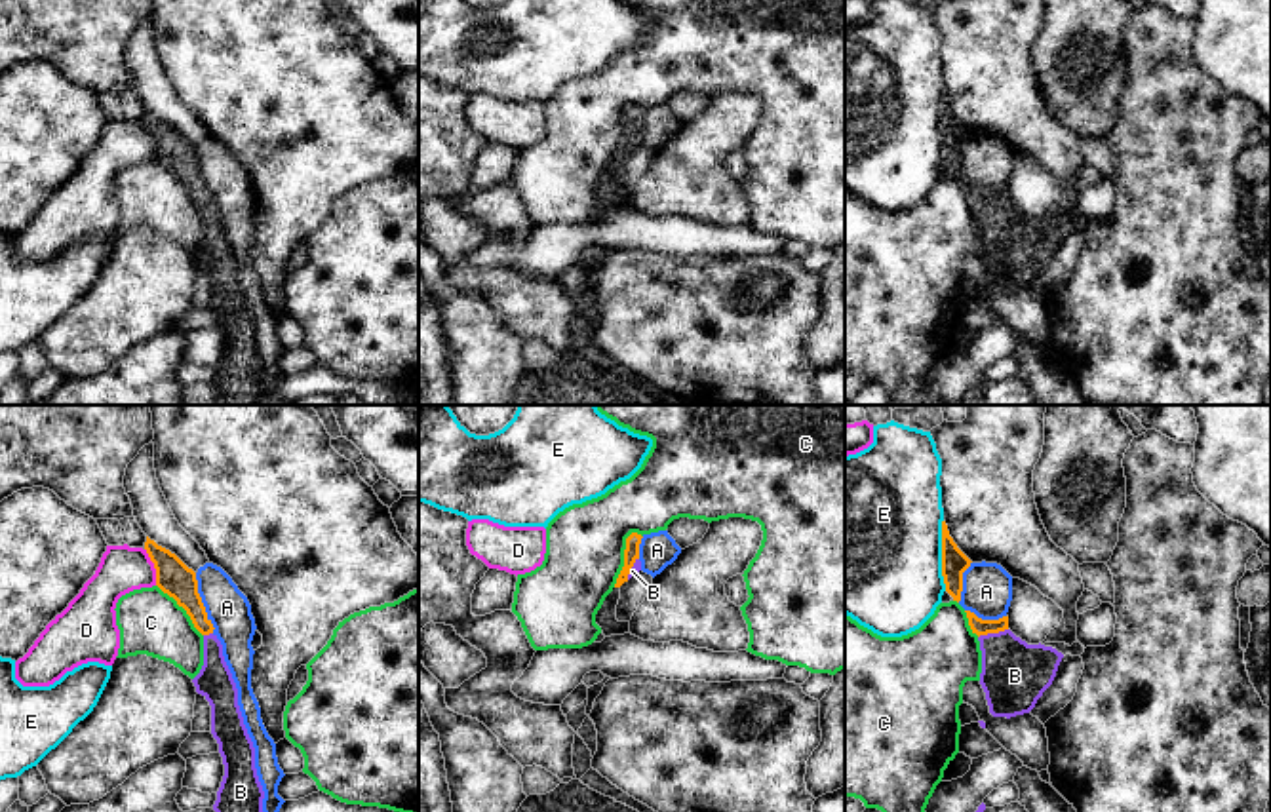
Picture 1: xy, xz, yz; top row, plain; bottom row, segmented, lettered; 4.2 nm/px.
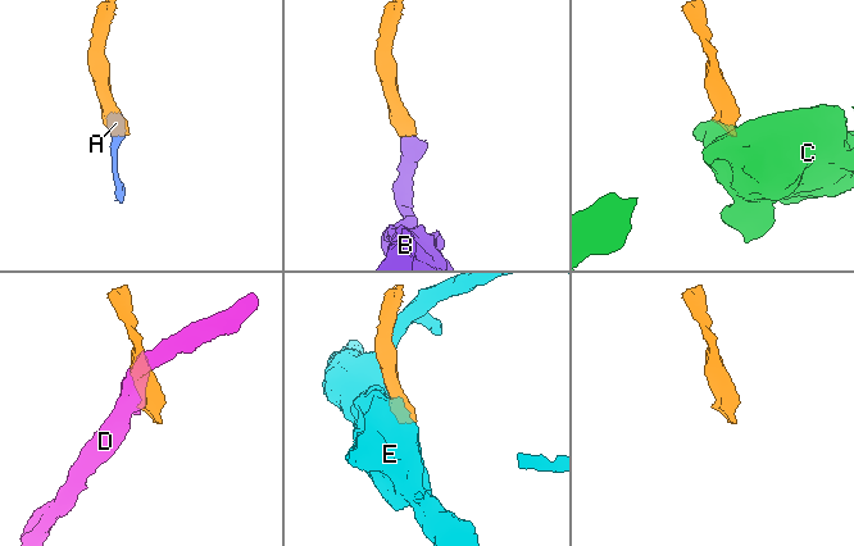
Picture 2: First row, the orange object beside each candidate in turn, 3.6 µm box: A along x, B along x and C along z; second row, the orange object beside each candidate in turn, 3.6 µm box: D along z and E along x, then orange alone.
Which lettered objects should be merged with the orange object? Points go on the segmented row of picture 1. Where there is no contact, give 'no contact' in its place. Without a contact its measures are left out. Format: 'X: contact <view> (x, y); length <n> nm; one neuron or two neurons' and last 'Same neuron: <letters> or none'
A: contact xy (202, 603); length 260 nm; two neurons
B: contact yz (992, 632); length 130 nm; one neuron
C: contact xz (625, 558); length 260 nm; two neurons
D: contact xy (155, 567); length 170 nm; two neurons
E: contact yz (942, 556); length 300 nm; two neurons
Same neuron: B

